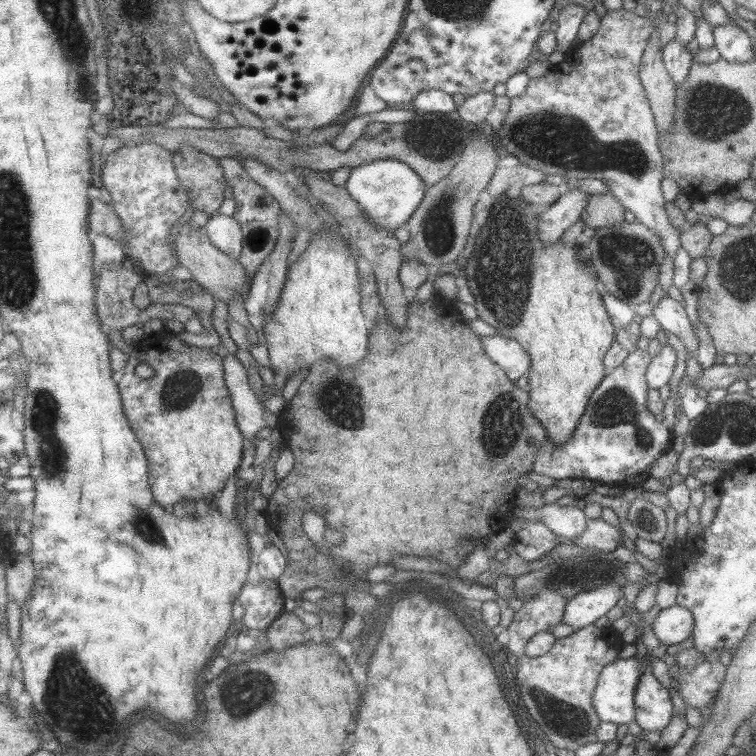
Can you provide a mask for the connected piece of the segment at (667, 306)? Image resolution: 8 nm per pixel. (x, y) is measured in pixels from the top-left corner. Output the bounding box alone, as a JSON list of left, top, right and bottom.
[651,295,699,352]

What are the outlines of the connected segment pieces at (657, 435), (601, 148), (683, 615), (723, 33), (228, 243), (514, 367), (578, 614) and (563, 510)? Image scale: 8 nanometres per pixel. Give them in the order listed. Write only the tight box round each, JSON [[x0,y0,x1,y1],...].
[[532,349,671,490],[493,7,680,260],[650,604,693,645],[712,24,755,62],[204,214,244,259],[480,335,530,382],[561,580,621,629],[515,502,588,539]]

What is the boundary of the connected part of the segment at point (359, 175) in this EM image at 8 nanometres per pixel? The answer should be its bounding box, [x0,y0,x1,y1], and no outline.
[344,158,428,229]

